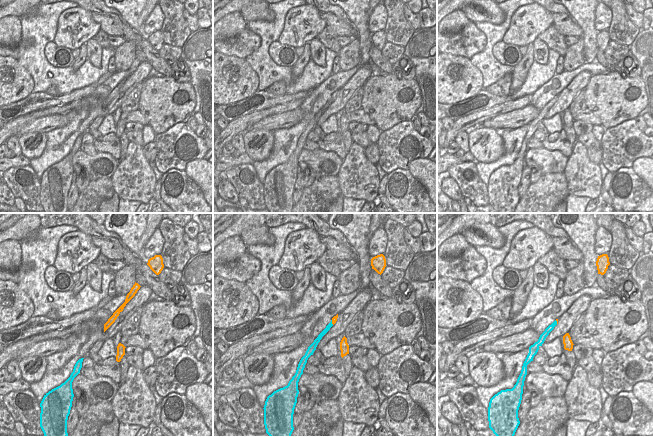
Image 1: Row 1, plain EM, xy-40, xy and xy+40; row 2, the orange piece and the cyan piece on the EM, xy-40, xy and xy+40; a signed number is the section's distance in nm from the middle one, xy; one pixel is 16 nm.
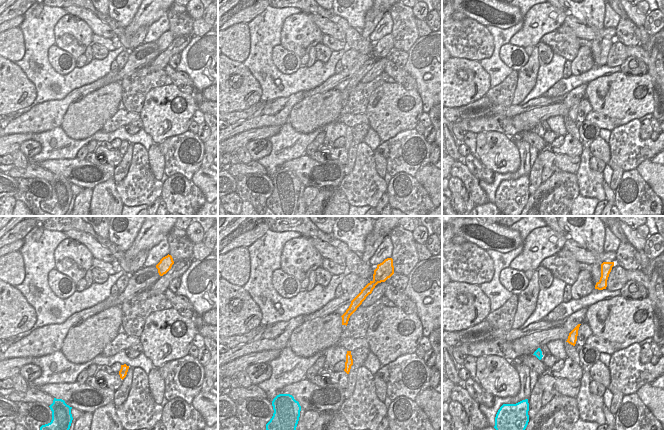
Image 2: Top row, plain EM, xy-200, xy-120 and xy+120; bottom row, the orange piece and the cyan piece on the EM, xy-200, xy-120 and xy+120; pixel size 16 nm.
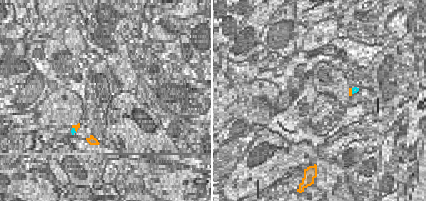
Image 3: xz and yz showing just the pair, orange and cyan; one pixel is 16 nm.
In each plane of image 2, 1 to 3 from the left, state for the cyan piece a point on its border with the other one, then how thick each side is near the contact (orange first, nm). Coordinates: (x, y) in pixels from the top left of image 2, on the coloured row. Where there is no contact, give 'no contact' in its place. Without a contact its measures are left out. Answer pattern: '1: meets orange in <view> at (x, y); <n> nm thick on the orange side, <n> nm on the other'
1: no contact
2: no contact
3: no contact

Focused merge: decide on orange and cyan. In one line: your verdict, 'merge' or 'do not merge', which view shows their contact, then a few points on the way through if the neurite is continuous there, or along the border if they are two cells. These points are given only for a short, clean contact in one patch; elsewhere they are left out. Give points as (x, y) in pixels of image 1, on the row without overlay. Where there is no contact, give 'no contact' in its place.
merge | xy | across xy (334, 95), (332, 98), (330, 100)

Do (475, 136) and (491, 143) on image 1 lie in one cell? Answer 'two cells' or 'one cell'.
one cell

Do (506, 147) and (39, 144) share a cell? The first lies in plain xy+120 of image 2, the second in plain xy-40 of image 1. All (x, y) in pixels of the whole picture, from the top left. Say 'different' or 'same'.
same

